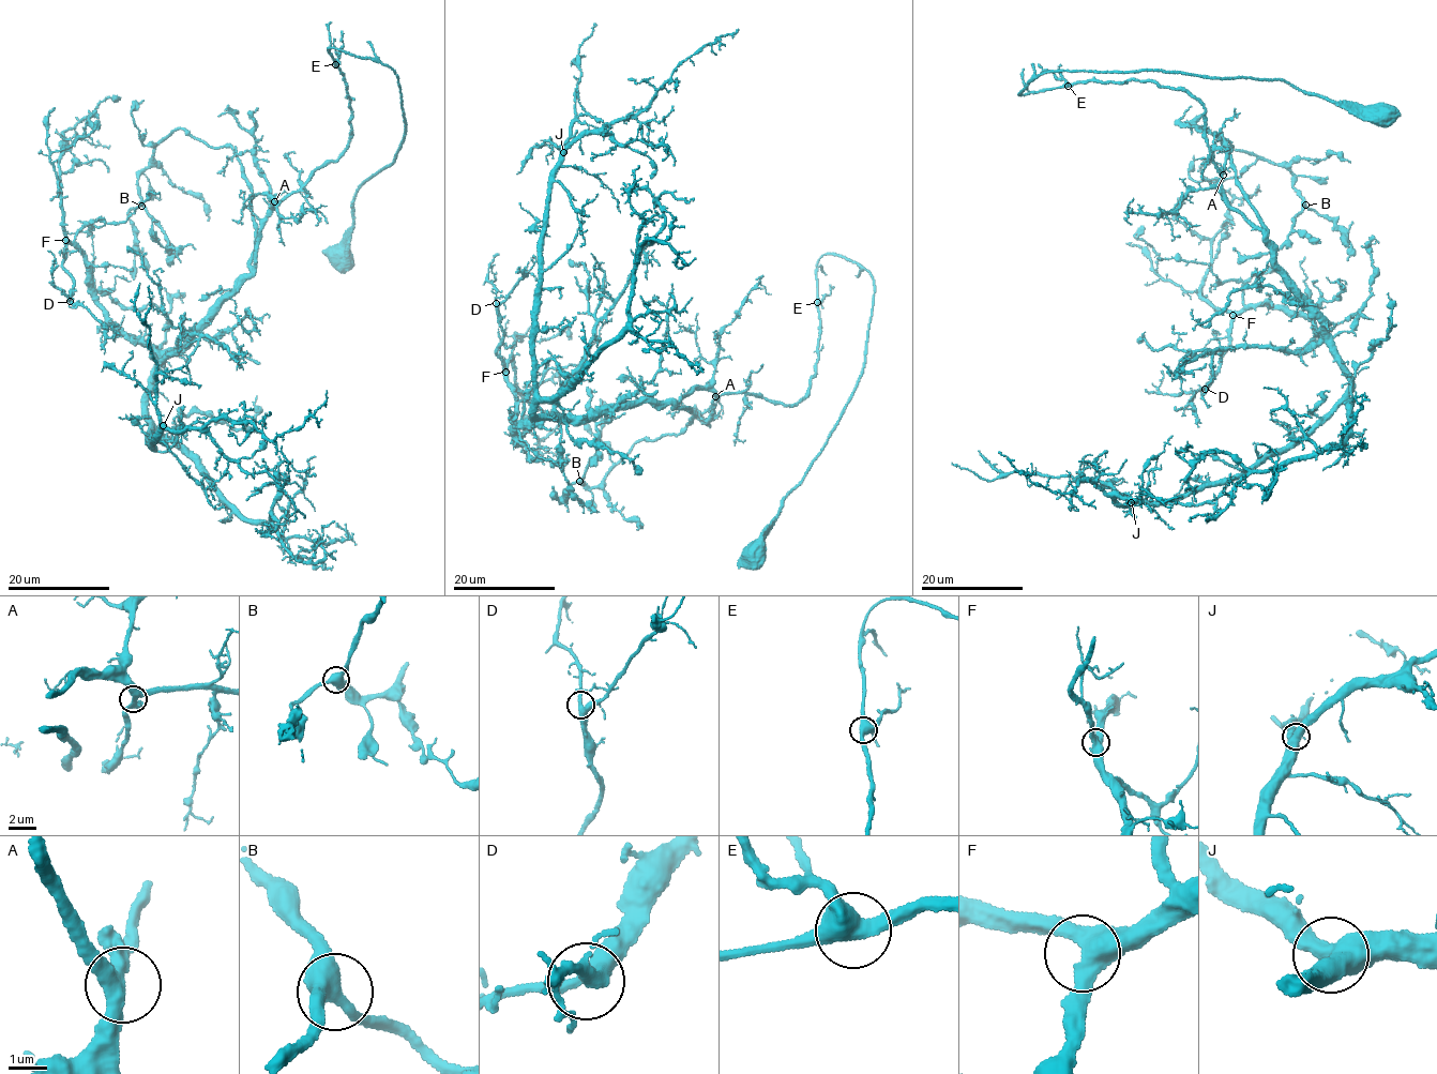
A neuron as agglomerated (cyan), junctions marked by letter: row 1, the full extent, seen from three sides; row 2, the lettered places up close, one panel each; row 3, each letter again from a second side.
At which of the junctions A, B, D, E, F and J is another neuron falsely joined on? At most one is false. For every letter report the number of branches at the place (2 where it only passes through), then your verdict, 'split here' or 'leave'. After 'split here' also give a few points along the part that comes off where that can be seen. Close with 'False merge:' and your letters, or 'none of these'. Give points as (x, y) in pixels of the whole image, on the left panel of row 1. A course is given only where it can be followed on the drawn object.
A: branches 3; leave
B: branches 3; leave
D: branches 3; leave
E: branches 3; leave
F: branches 3; leave
J: branches 3; leave
False merge: none of these

